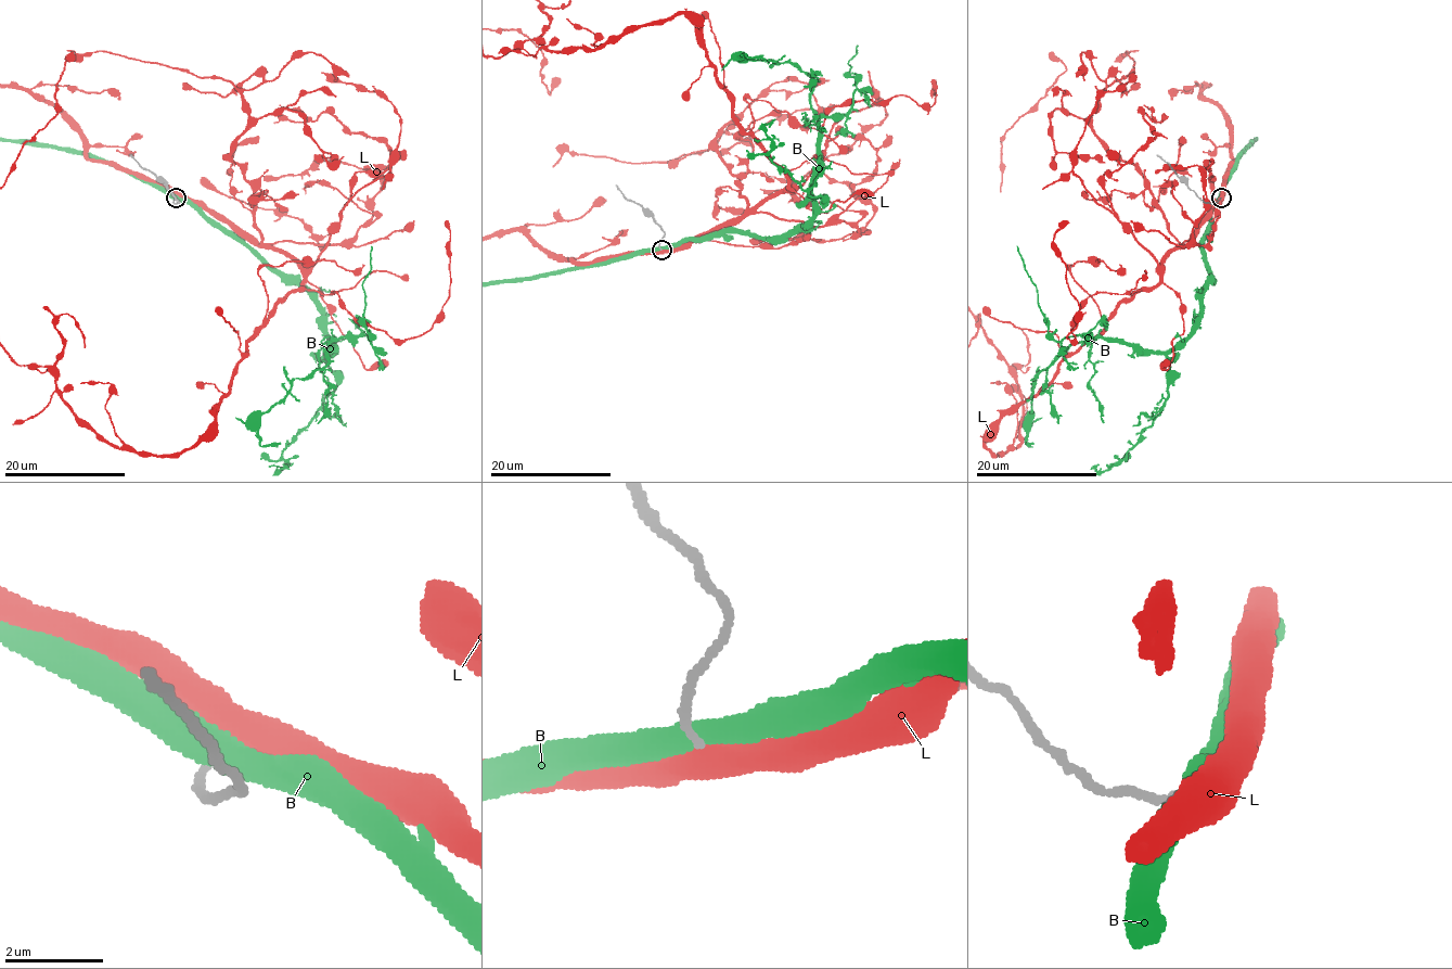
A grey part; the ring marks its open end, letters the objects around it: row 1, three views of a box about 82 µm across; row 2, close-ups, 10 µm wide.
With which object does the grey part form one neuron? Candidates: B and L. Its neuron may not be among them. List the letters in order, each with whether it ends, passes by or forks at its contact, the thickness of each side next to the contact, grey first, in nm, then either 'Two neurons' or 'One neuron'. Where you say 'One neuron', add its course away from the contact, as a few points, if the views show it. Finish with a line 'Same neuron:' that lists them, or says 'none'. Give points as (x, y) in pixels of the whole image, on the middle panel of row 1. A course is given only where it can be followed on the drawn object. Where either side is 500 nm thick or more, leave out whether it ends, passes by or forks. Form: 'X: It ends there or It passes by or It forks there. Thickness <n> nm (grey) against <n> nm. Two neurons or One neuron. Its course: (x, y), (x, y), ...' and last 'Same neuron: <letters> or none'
B: Thickness 150 nm (grey) against 500 nm. Two neurons
L: It passes by. Thickness 130 nm (grey) against 480 nm. One neuron
Same neuron: L

